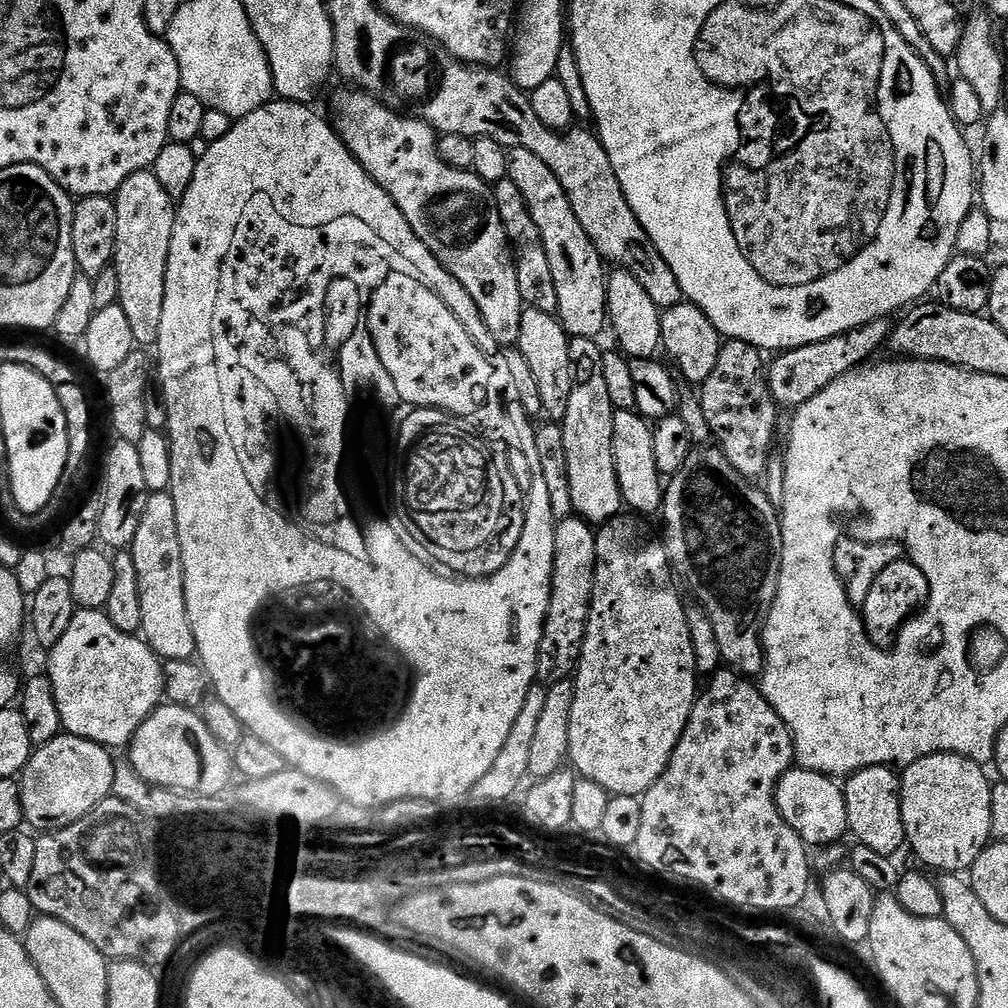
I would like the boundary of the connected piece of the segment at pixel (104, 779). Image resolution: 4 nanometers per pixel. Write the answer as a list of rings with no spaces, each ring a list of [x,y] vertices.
[[[67,734],[58,735],[50,742],[39,745],[28,759],[28,765],[18,777],[24,824],[40,834],[57,832],[59,828],[70,826],[86,814],[90,814],[90,810],[94,810],[94,806],[98,806],[113,795],[112,787],[114,786],[117,761],[112,760],[112,756],[113,753],[103,744],[95,744],[86,738]]]

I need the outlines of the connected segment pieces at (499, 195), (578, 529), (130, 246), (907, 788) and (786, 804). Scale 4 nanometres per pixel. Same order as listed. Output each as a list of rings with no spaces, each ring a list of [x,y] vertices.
[[[505,178],[499,180],[492,188],[492,198],[496,201],[498,218],[502,222],[504,233],[508,235],[508,243],[514,253],[518,290],[525,305],[534,310],[558,313],[558,290],[554,290],[554,274],[550,274],[546,246],[542,246],[542,234],[538,226],[534,226],[534,218],[530,218],[530,210],[526,206],[526,198],[522,198],[522,190],[518,190],[518,186],[514,186],[512,180]]]
[[[573,514],[559,521],[554,534],[554,566],[550,570],[548,613],[536,659],[539,683],[551,686],[569,679],[580,663],[580,645],[584,642],[592,605],[592,587],[596,573],[596,532],[593,525]]]
[[[150,170],[130,174],[130,178],[122,182],[114,199],[118,210],[118,238],[114,257],[114,267],[118,276],[118,303],[122,310],[126,310],[130,331],[133,332],[137,345],[148,350],[158,342],[158,330],[162,330],[162,302],[166,302],[166,266],[170,258],[170,238],[174,238],[177,205]]]
[[[936,752],[932,756],[922,758],[918,762],[907,765],[903,769],[902,779],[900,782],[900,801],[902,802],[902,822],[904,823],[904,835],[906,837],[907,847],[916,851],[916,856],[928,868],[937,868],[940,874],[964,874],[971,869],[972,864],[978,858],[978,854],[982,854],[982,850],[987,848],[993,839],[992,823],[990,822],[990,794],[992,793],[993,781],[988,780],[988,776],[984,773],[985,769],[974,763],[970,758],[959,756],[953,752]]]
[[[793,766],[788,769],[787,774],[778,782],[776,805],[780,811],[780,816],[786,822],[786,826],[790,826],[790,830],[794,830],[794,834],[798,834],[798,838],[802,838],[805,845],[811,846],[813,849],[816,847],[820,848],[819,850],[824,850],[829,846],[839,845],[841,843],[839,840],[843,836],[847,837],[849,835],[844,790],[833,777],[823,776],[822,773],[814,770]]]

